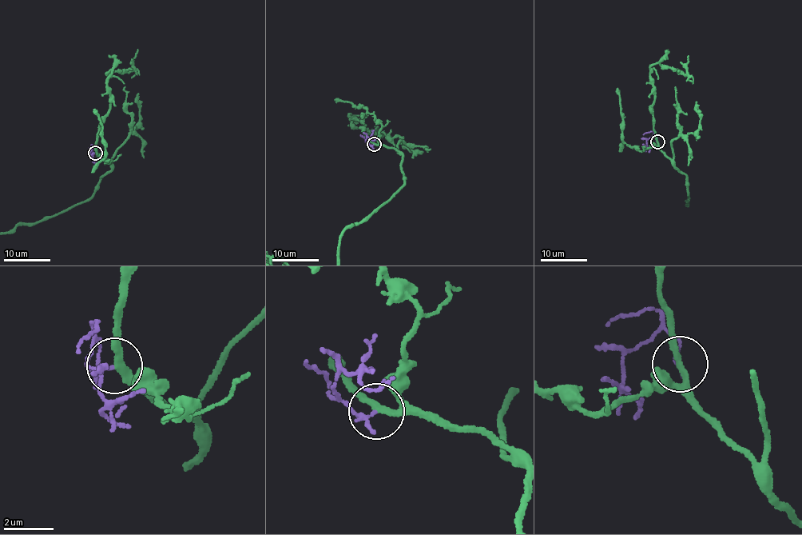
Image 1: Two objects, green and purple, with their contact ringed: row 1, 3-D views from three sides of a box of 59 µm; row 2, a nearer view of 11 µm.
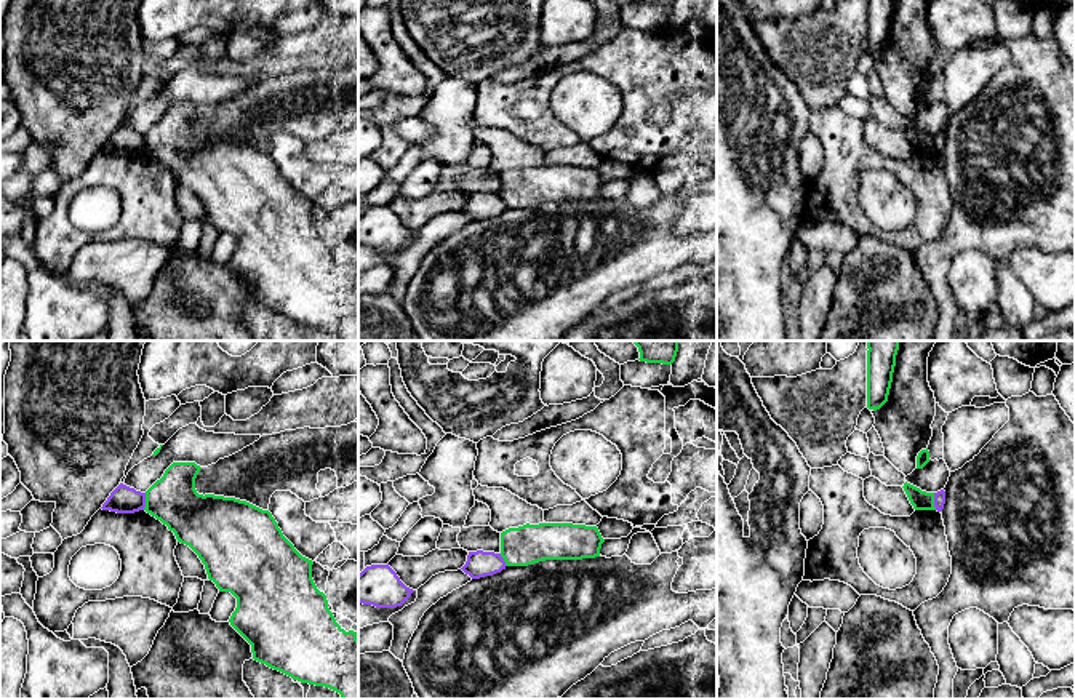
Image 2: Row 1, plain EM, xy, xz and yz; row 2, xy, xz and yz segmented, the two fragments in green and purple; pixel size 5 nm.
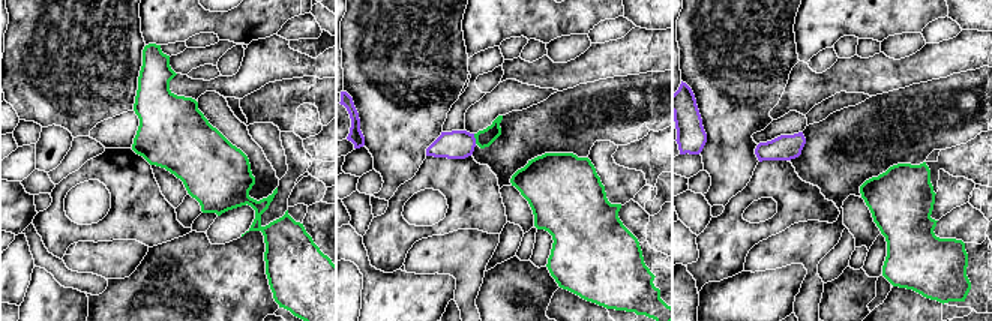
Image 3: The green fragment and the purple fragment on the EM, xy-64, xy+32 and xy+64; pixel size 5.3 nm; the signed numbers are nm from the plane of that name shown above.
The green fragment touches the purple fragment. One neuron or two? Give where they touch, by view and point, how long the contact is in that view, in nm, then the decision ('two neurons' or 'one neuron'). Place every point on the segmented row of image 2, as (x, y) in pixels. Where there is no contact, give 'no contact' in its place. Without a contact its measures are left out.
xy (146, 501) | 90 nm | two neurons

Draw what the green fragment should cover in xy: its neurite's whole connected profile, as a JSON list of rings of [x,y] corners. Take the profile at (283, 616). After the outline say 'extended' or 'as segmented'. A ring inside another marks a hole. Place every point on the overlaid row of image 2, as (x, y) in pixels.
[[[173,462],[146,491],[144,510],[174,533],[178,542],[189,545],[205,565],[208,579],[219,592],[230,592],[237,598],[230,625],[251,645],[253,659],[278,670],[293,680],[325,686],[342,699],[358,699],[358,638],[357,632],[346,632],[328,608],[328,600],[312,579],[314,561],[302,557],[283,536],[269,510],[246,501],[214,494],[198,494],[195,478],[200,472],[195,462]]] | as segmented

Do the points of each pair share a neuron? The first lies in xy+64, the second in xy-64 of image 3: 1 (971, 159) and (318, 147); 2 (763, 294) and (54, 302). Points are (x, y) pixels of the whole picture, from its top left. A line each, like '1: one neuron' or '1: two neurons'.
1: one neuron
2: one neuron

